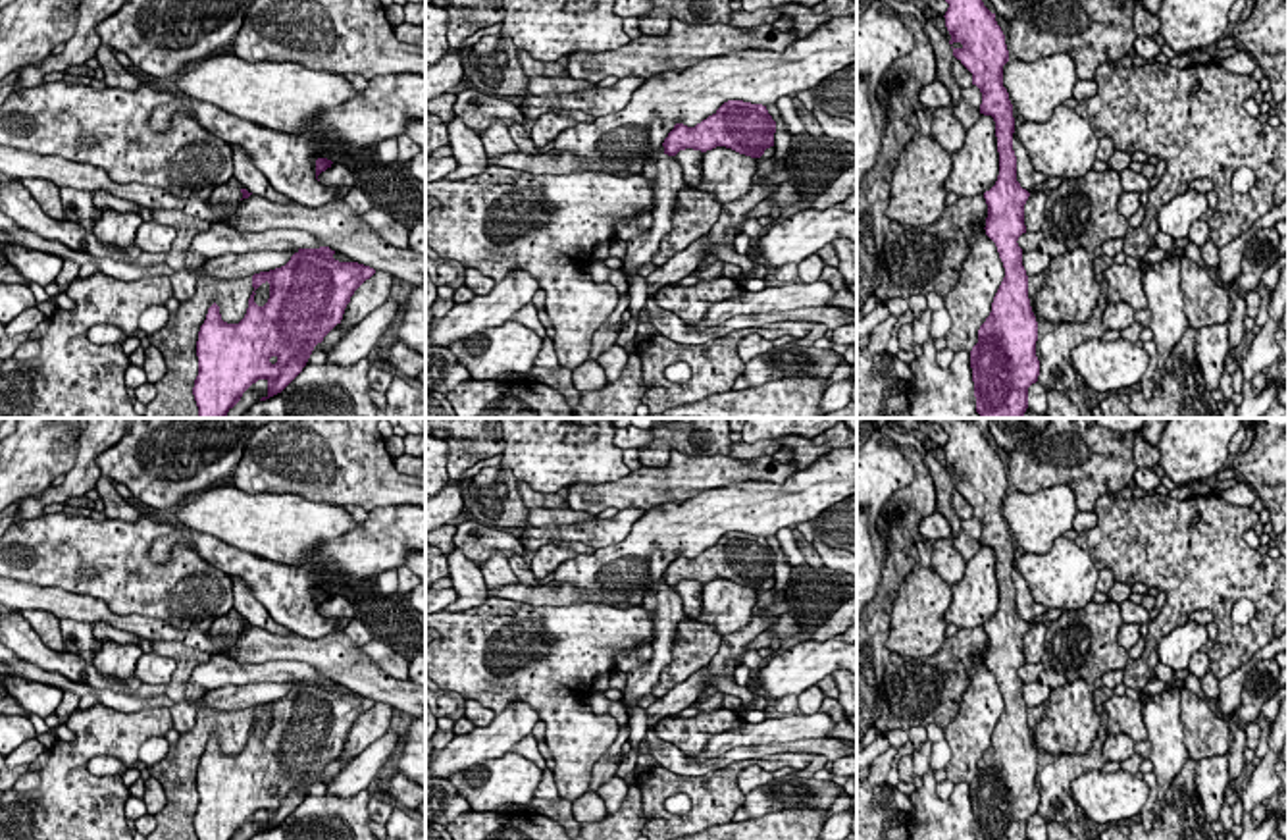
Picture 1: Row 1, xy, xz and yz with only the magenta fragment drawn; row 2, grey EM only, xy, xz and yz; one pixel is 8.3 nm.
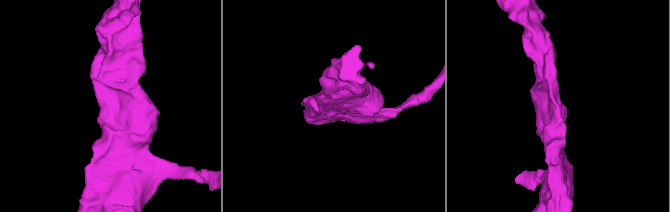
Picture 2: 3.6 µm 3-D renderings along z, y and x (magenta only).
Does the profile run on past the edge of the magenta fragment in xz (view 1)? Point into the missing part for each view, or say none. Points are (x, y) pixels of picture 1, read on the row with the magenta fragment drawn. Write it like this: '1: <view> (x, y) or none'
1: none

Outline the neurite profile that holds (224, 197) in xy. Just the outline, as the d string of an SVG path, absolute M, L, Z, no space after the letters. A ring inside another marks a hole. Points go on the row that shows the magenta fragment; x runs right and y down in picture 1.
M231 177L227 185L218 185L214 189L214 193L208 198L208 204L214 208L223 208L225 212L231 212L241 202L243 189L245 187L235 177Z

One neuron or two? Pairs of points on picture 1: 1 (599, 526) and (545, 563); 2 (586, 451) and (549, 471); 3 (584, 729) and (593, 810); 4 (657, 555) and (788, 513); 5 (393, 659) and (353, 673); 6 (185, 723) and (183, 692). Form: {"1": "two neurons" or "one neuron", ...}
{"1": "two neurons", "2": "one neuron", "3": "two neurons", "4": "one neuron", "5": "two neurons", "6": "one neuron"}

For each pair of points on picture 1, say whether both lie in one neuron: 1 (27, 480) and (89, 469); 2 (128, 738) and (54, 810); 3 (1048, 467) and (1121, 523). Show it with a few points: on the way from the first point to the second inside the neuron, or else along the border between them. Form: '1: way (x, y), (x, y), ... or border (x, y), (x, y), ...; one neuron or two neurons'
1: border (79, 438), (74, 467), (66, 474); two neurons
2: way (103, 738), (97, 738), (66, 769), (66, 785); one neuron
3: border (1119, 490), (1104, 494), (1094, 509); two neurons

